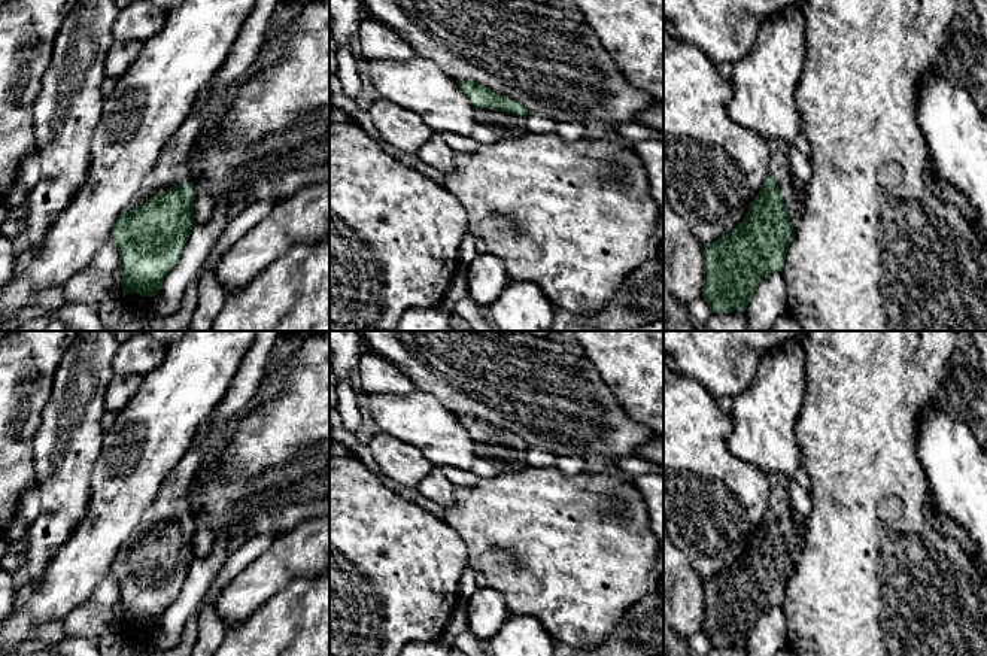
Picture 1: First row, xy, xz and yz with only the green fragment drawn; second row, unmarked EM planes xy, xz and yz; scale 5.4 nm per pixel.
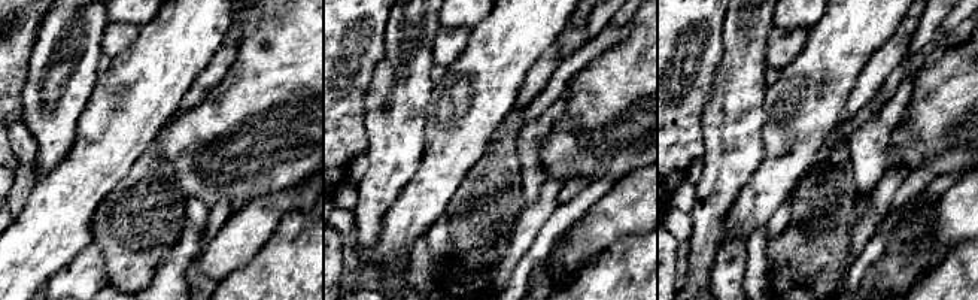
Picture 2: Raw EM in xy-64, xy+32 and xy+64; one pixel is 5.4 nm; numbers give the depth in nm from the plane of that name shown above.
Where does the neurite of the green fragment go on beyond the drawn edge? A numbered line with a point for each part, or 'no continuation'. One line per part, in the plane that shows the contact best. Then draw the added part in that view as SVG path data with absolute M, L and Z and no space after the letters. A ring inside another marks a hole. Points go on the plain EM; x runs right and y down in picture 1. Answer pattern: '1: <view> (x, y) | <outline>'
1: xy (170, 504) | M256 331L234 380L215 407L216 417L210 429L204 435L195 437L176 468L165 477L155 502L142 516L127 546L163 525L191 516L186 492L201 461L218 444L230 420L258 394L271 350L280 334L282 331Z

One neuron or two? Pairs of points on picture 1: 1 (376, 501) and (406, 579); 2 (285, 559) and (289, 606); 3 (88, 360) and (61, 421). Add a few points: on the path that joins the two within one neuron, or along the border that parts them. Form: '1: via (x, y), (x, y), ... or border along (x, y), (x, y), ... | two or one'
1: via (376, 521), (376, 538), (389, 552), (389, 559) | one
2: border along (313, 576), (294, 577), (260, 606) | two
3: via (84, 374), (79, 383), (76, 406) | one

